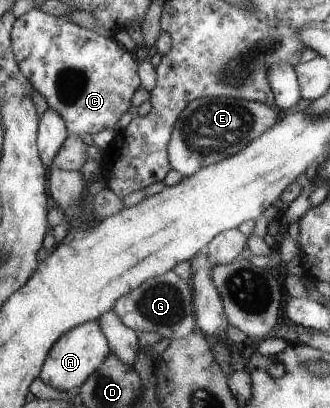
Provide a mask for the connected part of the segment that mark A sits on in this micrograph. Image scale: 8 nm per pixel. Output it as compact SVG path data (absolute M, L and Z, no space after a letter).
M98 320L79 325L65 333L65 336L62 336L51 349L44 369L41 371L40 379L59 391L79 392L85 381L88 381L89 377L92 377L93 373L96 373L97 369L104 364L105 359L112 353L111 349Z

